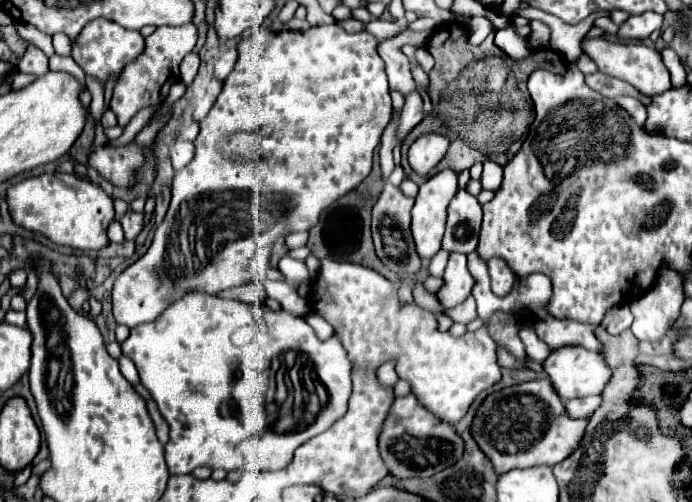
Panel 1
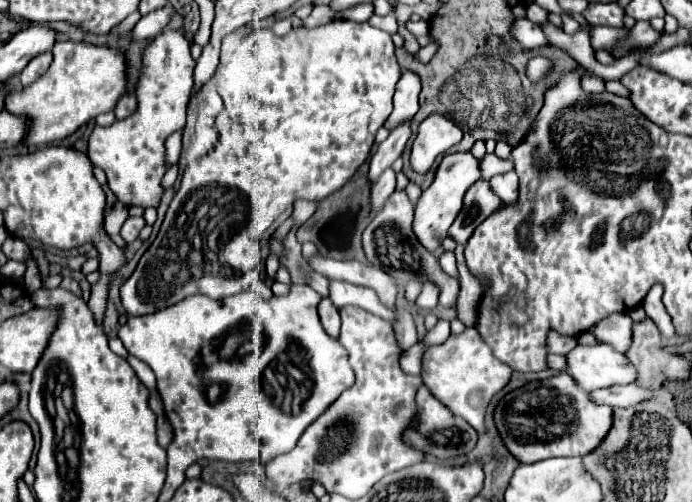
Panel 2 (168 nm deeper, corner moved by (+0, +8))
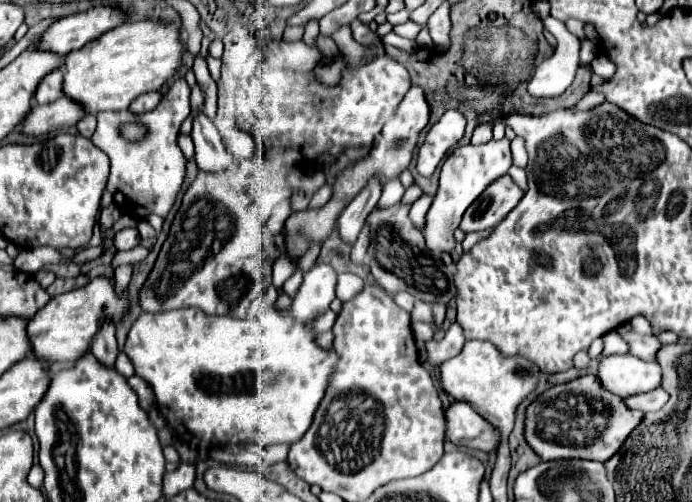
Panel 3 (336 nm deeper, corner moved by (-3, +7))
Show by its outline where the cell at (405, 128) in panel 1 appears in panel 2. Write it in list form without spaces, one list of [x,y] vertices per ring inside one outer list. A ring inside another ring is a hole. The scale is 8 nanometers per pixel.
[[[410,124],[408,126],[398,126],[398,130],[390,132],[390,136],[378,146],[378,150],[374,152],[372,160],[370,160],[370,172],[368,172],[368,180],[370,184],[374,184],[380,174],[392,166],[392,162],[402,154],[406,140],[410,138]]]

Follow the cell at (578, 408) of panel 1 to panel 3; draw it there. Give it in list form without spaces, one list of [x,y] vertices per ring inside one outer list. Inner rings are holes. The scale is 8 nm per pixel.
[[[661,387],[649,391],[649,393],[641,393],[641,395],[633,395],[633,397],[625,397],[625,405],[639,409],[639,411],[659,411],[665,403],[669,401],[669,393]]]

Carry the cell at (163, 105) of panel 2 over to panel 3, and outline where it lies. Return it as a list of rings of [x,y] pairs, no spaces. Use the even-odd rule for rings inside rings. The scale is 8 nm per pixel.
[[[185,77],[169,83],[167,95],[151,113],[133,115],[131,111],[107,111],[97,115],[97,131],[91,141],[103,153],[107,153],[111,161],[111,173],[107,181],[107,189],[113,193],[115,205],[121,213],[131,215],[135,219],[145,219],[149,213],[165,217],[173,207],[173,201],[179,193],[179,187],[185,177],[185,157],[177,145],[177,133],[181,123],[189,117],[189,85]],[[139,123],[147,127],[147,135],[129,141],[121,135],[121,125]],[[147,213],[147,215],[145,215]]]

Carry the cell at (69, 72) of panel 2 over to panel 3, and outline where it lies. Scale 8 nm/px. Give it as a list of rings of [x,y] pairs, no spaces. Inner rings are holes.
[[[123,23],[65,57],[65,97],[79,103],[87,115],[123,111],[135,97],[161,89],[179,67],[181,49],[173,23]]]

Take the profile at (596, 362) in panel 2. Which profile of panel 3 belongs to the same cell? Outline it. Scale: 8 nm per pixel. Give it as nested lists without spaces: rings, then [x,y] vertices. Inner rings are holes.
[[[609,355],[599,359],[597,377],[603,387],[609,387],[615,395],[627,397],[659,387],[661,369],[657,363],[641,361],[633,355]]]

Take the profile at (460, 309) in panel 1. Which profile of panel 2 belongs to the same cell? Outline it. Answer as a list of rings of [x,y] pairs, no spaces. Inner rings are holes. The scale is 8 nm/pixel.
[[[396,190],[382,212],[378,212],[374,216],[374,220],[366,226],[364,230],[364,236],[362,236],[362,242],[364,242],[364,252],[366,252],[366,258],[370,264],[374,266],[380,266],[386,274],[390,274],[396,282],[410,282],[410,280],[420,280],[420,282],[426,282],[426,280],[432,280],[438,288],[440,288],[440,304],[442,306],[454,306],[456,304],[456,296],[458,296],[458,282],[456,278],[448,276],[436,256],[432,252],[428,252],[420,242],[418,238],[414,236],[412,232],[412,218],[414,218],[414,204],[408,200],[406,192],[400,192]]]

